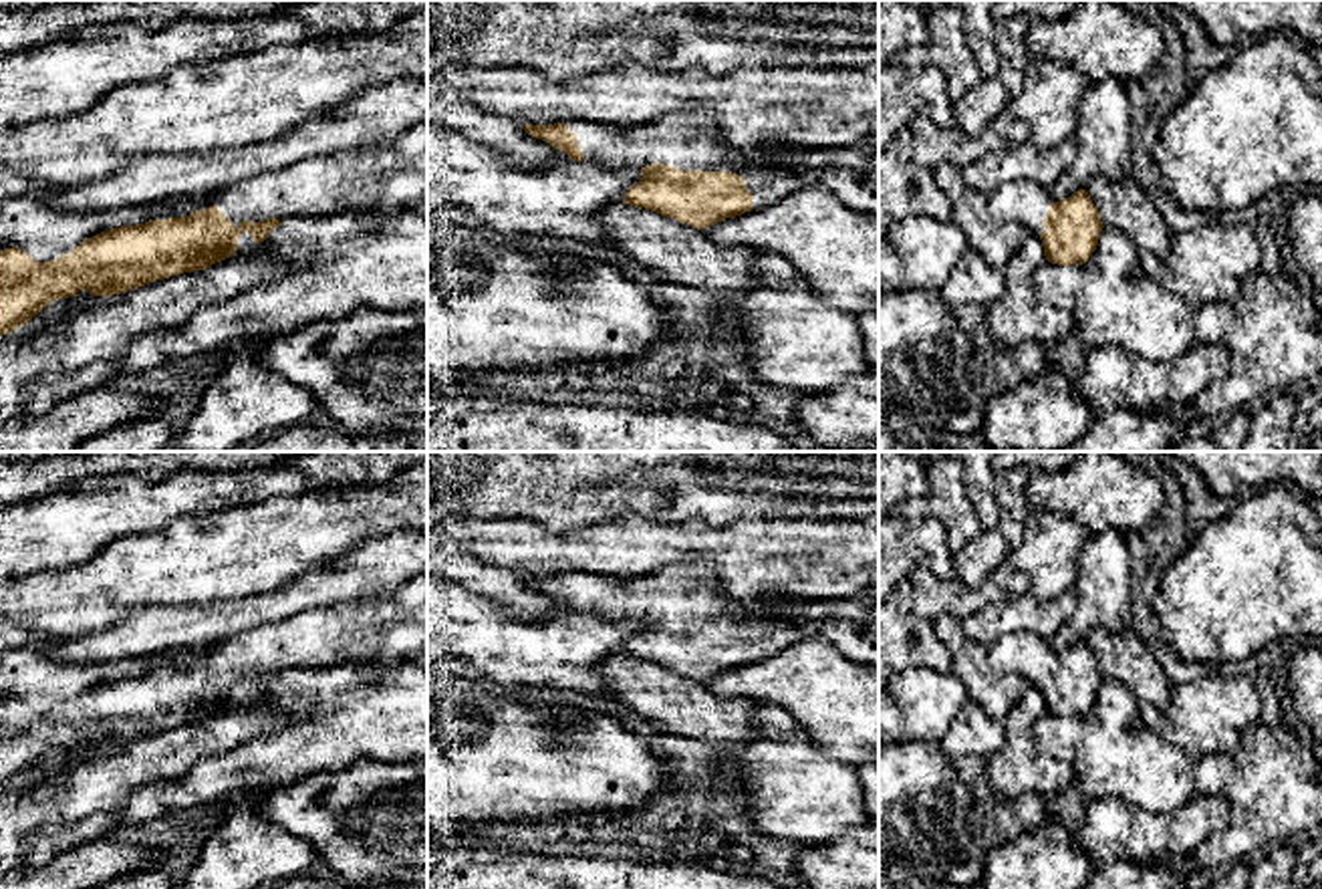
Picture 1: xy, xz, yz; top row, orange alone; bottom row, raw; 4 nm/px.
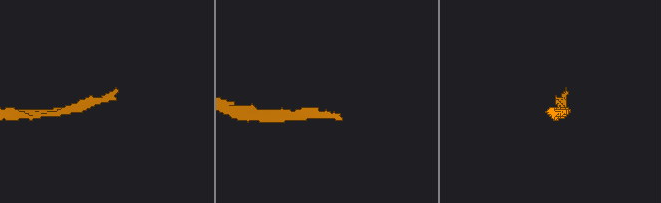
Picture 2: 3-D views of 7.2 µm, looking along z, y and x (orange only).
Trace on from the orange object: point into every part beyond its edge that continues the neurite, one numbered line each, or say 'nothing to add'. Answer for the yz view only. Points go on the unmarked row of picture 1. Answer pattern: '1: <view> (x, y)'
1: yz (1022, 654)

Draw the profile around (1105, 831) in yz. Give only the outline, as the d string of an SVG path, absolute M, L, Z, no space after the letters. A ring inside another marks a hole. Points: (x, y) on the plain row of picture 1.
M1195 796L1175 812L1147 812L1118 798L1088 802L1074 831L1096 865L1147 863L1161 855L1193 855L1229 824L1229 804L1219 796Z

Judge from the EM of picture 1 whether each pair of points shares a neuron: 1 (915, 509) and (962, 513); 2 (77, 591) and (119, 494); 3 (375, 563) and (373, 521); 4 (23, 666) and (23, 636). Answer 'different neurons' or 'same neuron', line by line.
1: same neuron
2: different neurons
3: different neurons
4: different neurons

